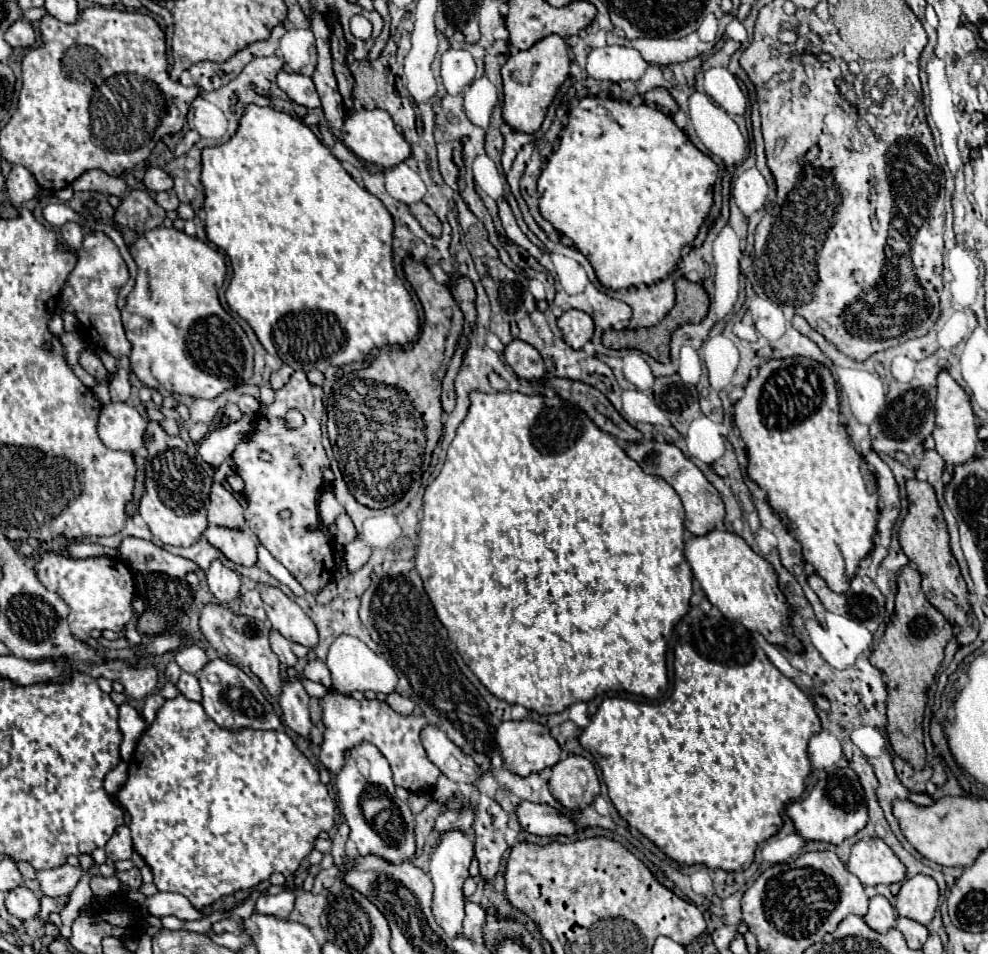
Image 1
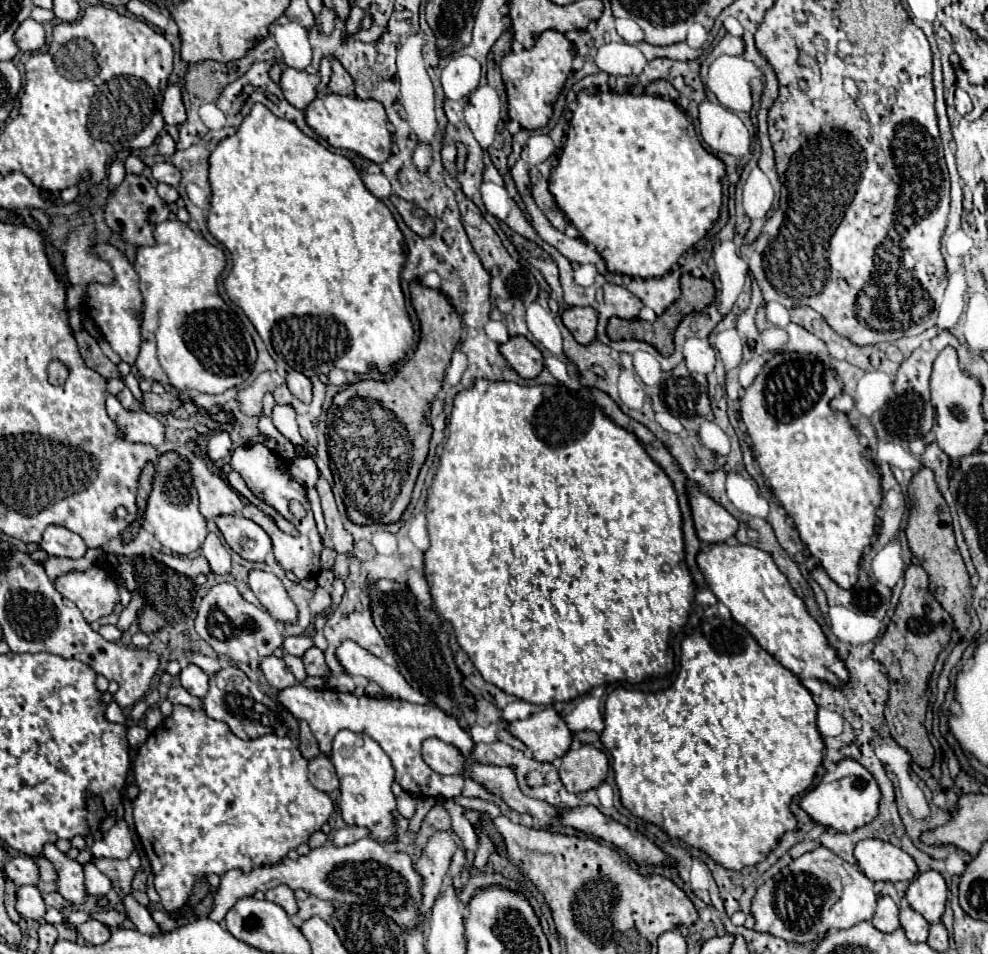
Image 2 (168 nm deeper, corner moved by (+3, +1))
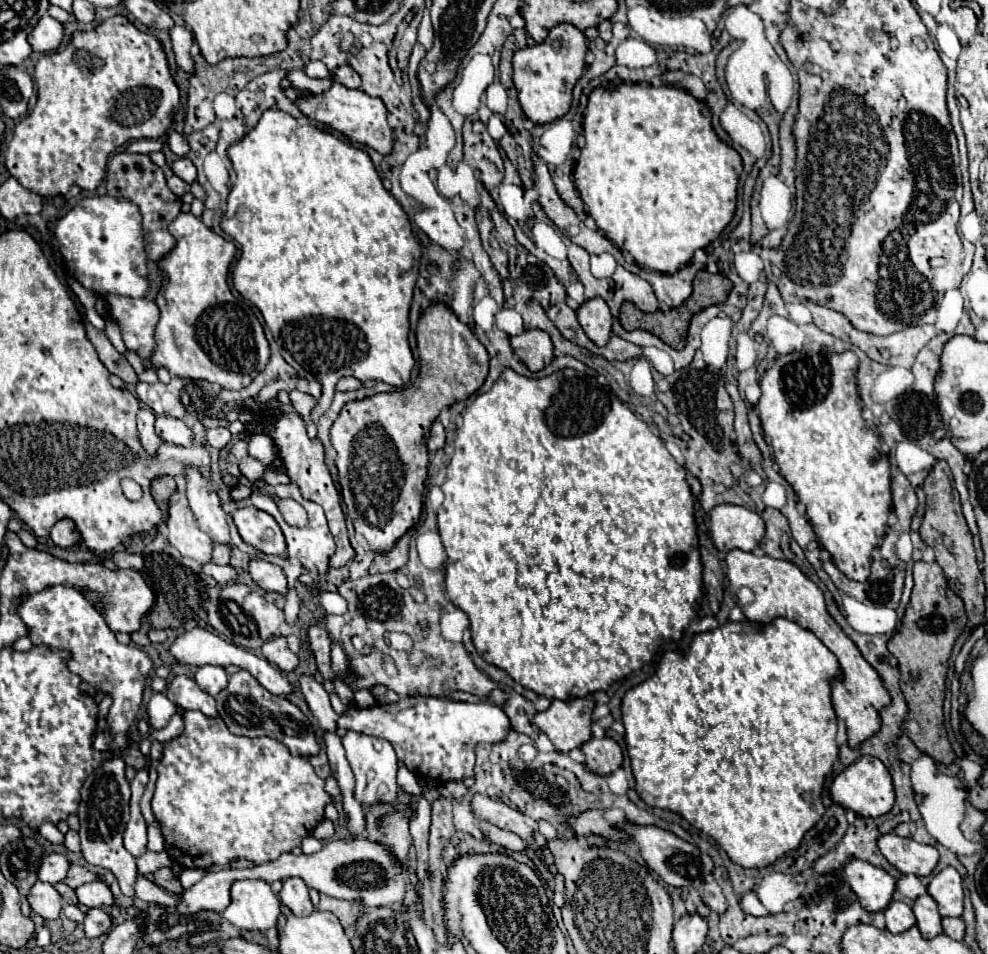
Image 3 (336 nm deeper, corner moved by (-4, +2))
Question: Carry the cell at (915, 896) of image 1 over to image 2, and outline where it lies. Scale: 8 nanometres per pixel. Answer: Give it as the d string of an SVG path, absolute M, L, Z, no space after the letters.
M922 872L914 878L910 888L906 890L908 904L920 912L930 924L936 924L942 920L946 898L948 898L948 888L940 872Z

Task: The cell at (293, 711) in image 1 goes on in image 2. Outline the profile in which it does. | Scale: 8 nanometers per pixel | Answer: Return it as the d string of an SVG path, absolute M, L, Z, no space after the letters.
M274 654L272 656L264 656L264 660L260 662L260 668L262 668L268 684L272 688L276 688L276 690L282 690L286 686L296 684L296 678L292 676L292 672L288 672L284 660L274 656Z

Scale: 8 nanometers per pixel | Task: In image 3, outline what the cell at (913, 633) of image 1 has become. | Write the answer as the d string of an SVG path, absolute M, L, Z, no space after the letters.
M917 561L913 567L913 593L907 605L901 629L889 639L887 649L899 661L901 691L905 695L909 713L903 721L903 731L917 745L917 749L937 763L951 763L955 753L947 741L943 729L943 699L945 699L945 679L947 661L953 651L955 639L961 635L967 623L963 601L947 587L943 569L937 563Z

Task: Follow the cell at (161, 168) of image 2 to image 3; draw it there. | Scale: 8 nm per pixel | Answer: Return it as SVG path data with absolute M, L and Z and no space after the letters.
M181 157L181 159L177 159L177 161L173 161L171 163L171 169L173 169L173 173L177 175L177 177L181 177L185 183L193 183L195 181L195 177L197 177L197 171L195 171L195 167L193 167L193 163L187 159L187 157Z

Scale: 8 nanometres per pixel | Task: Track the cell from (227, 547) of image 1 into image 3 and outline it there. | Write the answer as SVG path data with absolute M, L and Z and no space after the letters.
M251 505L239 507L233 513L233 521L237 525L237 531L241 535L241 539L267 553L267 555L285 555L285 537L283 531L279 529L279 525L275 523L275 519Z

